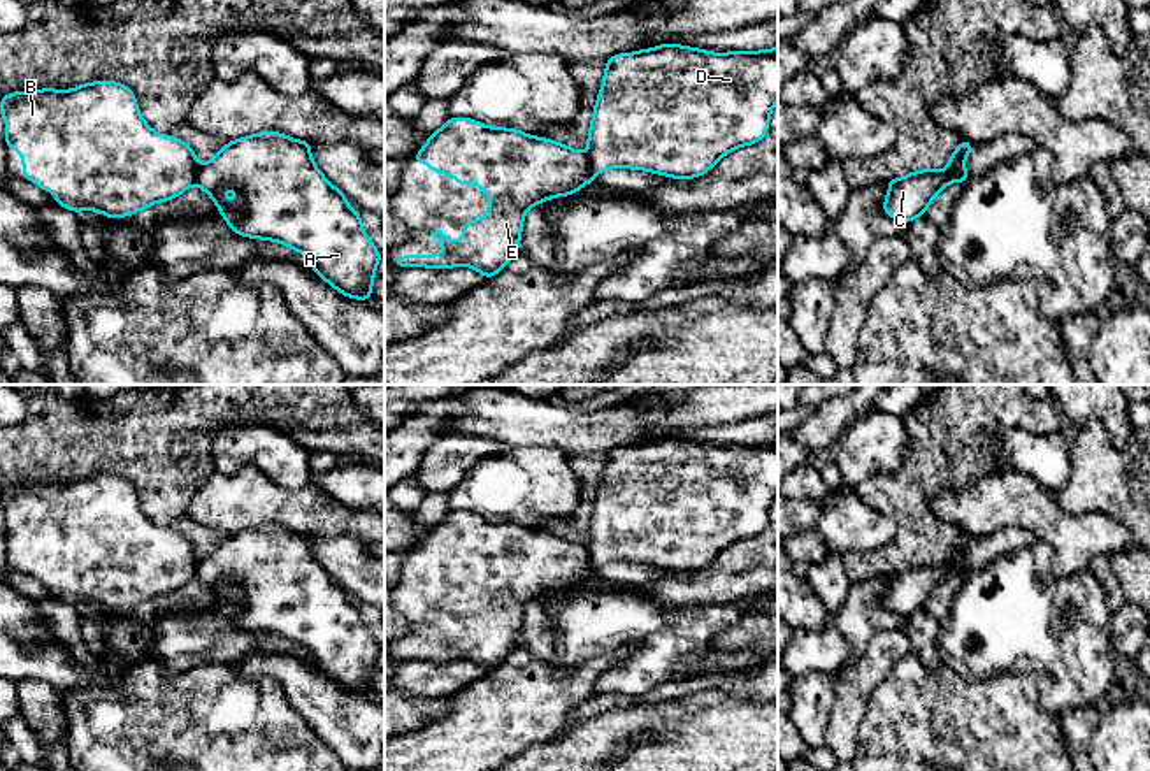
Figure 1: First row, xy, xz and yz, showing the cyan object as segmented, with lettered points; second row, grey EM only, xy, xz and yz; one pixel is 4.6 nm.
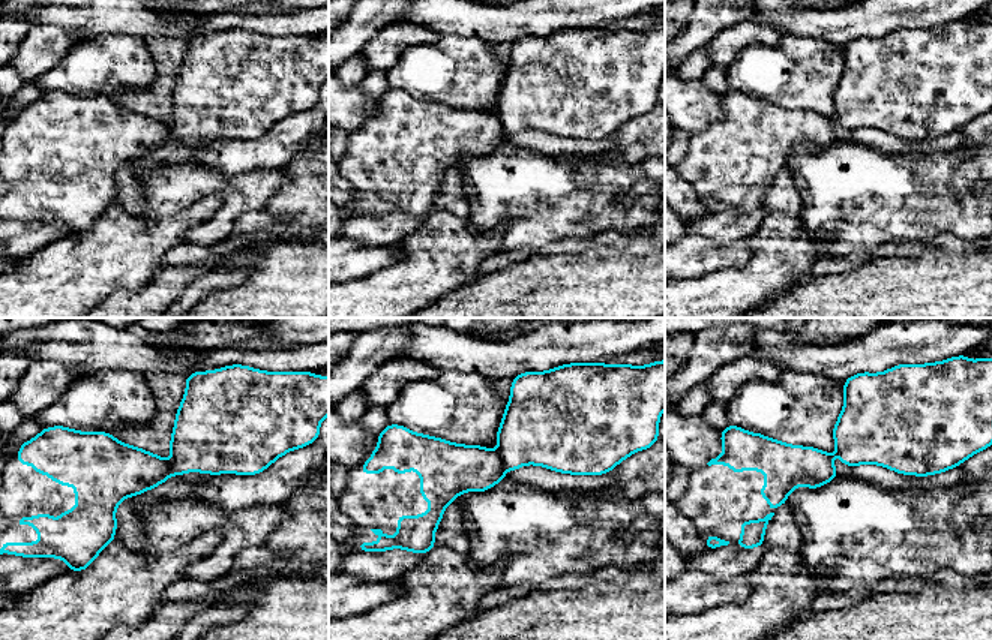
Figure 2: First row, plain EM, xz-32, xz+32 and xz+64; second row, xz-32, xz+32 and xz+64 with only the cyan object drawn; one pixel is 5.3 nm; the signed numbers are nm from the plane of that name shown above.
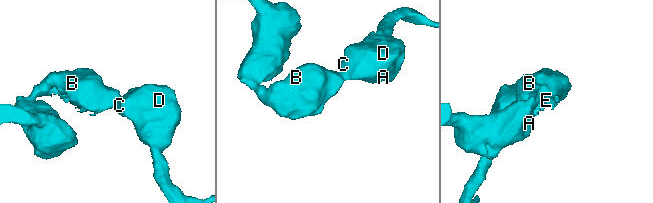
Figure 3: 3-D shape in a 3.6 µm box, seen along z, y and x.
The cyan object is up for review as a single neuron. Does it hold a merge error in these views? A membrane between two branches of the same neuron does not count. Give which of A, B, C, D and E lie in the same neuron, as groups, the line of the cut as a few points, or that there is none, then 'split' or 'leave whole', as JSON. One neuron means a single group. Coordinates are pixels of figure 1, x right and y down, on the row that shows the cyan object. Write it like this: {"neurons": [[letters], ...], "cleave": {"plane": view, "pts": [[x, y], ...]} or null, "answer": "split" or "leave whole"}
{"neurons": [["A", "C", "D"], ["B", "E"]], "cleave": {"plane": "xz", "pts": [[585, 153], [594, 174]]}, "answer": "split"}

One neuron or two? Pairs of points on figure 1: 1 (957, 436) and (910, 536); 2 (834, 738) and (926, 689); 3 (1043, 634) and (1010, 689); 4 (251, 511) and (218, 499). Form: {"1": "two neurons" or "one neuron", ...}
{"1": "one neuron", "2": "two neurons", "3": "two neurons", "4": "one neuron"}

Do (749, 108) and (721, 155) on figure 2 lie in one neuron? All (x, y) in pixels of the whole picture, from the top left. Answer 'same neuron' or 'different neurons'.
same neuron

